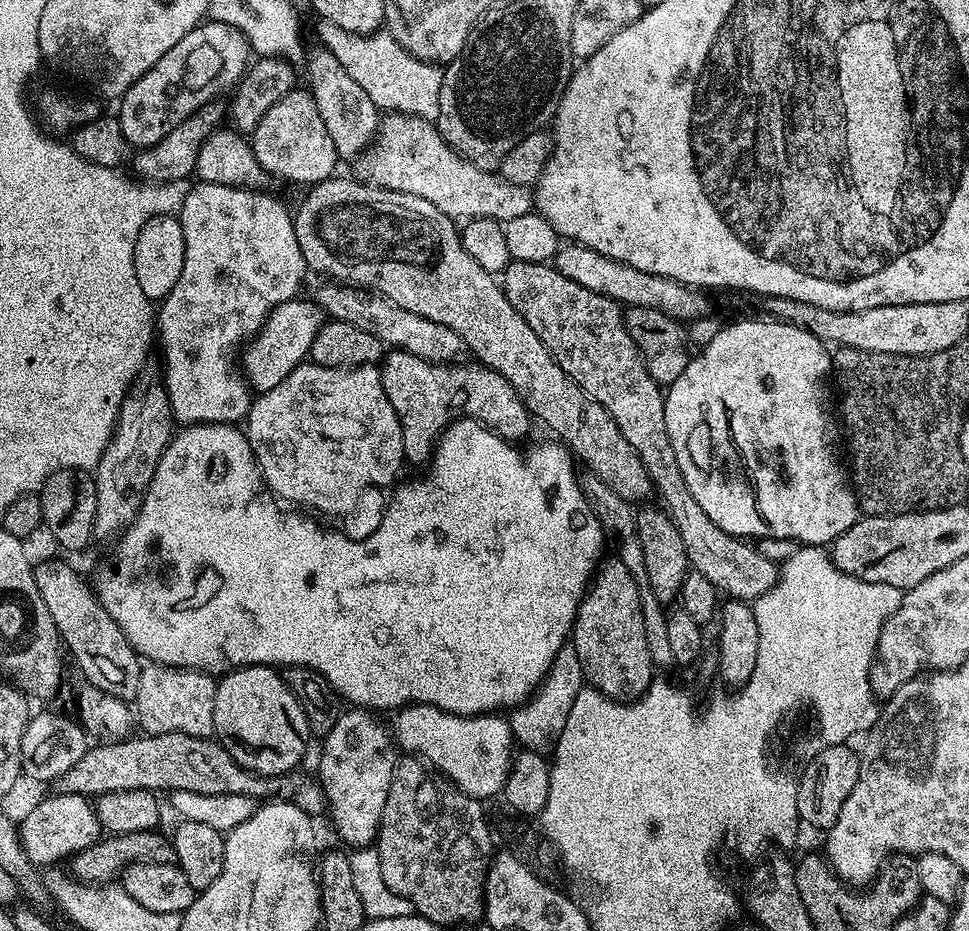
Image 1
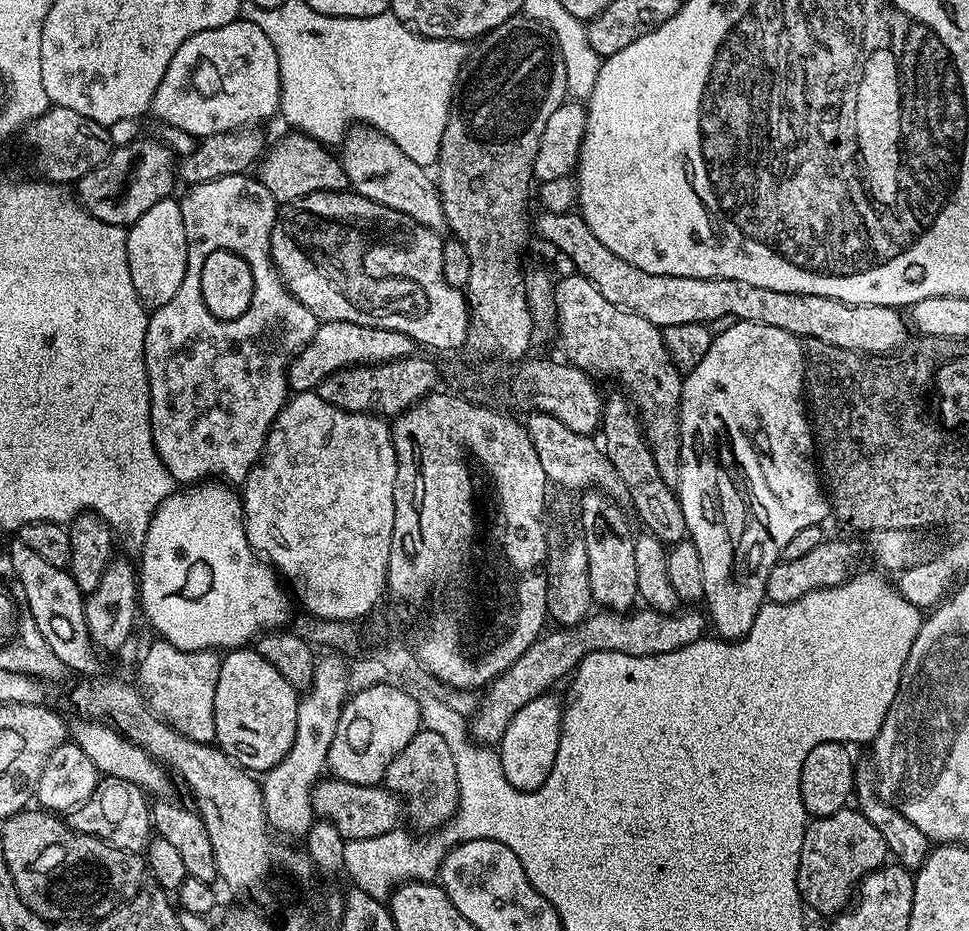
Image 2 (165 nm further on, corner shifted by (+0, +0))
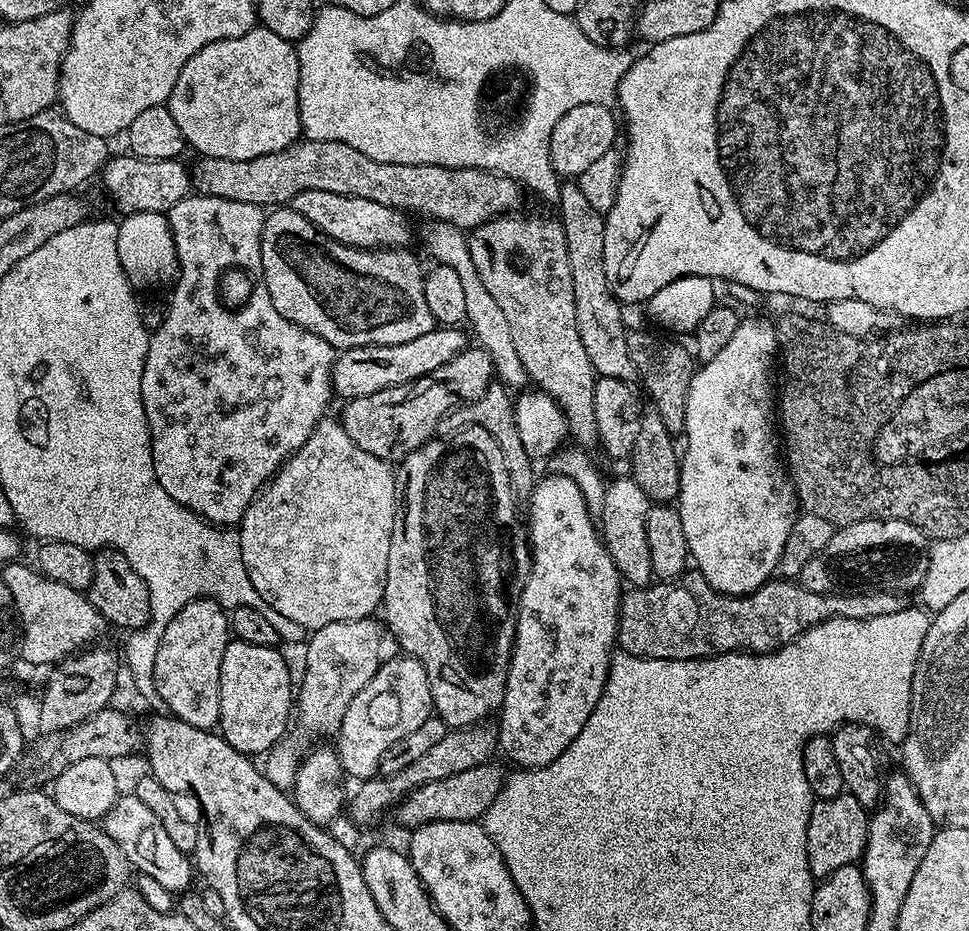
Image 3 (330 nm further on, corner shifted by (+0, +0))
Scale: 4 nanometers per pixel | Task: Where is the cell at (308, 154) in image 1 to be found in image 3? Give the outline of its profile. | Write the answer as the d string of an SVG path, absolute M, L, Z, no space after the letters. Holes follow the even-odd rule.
M306 190L295 196L290 202L291 208L302 218L306 218L322 234L331 240L337 240L351 248L402 248L407 249L412 240L412 228L408 225L409 217L399 208L382 206L382 202L370 202L370 198L350 198L346 194L330 194L326 190Z

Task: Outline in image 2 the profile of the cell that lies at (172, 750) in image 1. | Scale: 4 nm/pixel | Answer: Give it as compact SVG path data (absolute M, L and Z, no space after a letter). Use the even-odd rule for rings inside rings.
M321 778L312 787L312 811L319 819L329 820L338 830L338 834L342 834L345 842L365 840L366 838L378 838L378 834L391 832L399 825L396 823L399 822L400 816L402 820L402 801L390 789L380 784L355 784L335 778Z

